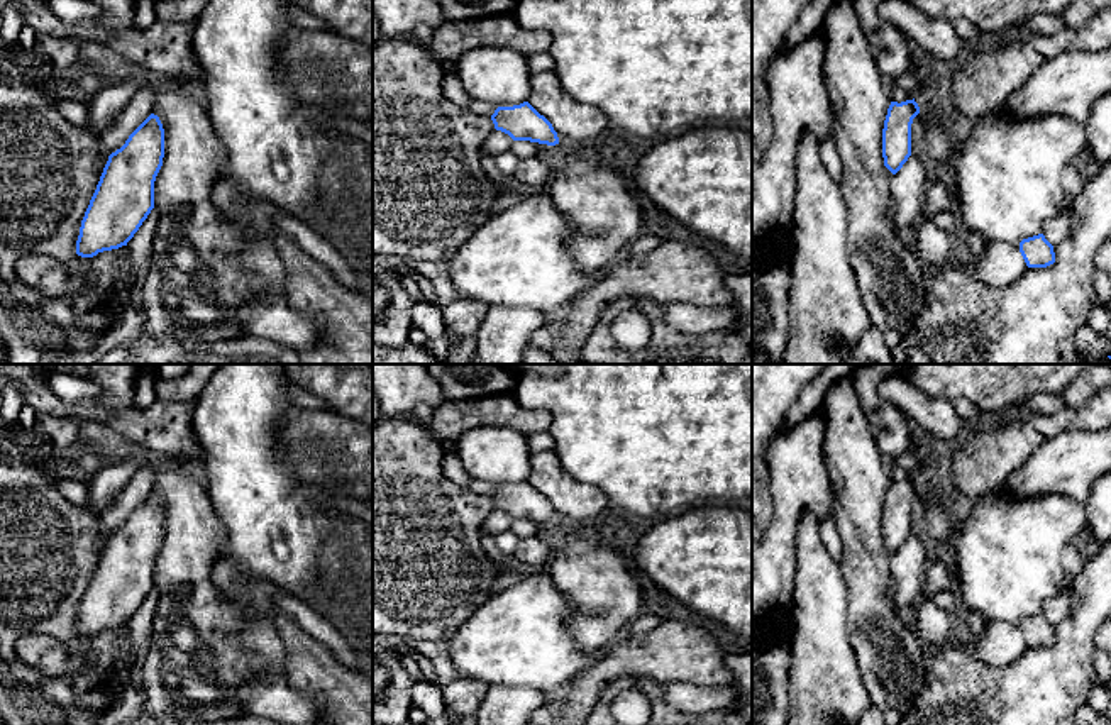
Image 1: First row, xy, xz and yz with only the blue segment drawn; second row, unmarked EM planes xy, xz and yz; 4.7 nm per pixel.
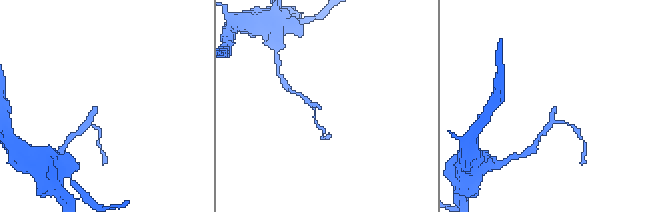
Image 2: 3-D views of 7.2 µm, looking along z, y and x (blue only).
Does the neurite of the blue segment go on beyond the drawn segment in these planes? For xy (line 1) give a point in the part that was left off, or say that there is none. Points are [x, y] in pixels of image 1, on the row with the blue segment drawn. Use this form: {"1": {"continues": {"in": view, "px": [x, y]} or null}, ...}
{"1": {"continues": null}}

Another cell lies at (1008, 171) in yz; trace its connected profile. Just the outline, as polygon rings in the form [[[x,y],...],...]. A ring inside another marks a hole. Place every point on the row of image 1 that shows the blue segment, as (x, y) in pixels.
[[[1003,105],[987,110],[957,151],[955,196],[960,222],[986,244],[1008,242],[1020,249],[1023,239],[1042,234],[1047,219],[1060,213],[1067,202],[1062,173],[1087,146],[1086,124],[1060,115],[1009,117]]]

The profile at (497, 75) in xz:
[[[476,47],[452,66],[471,98],[513,107],[530,98],[527,56],[506,47]]]

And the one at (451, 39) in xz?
[[[513,15],[444,20],[437,27],[420,25],[412,39],[428,49],[447,68],[476,47],[506,47],[528,56],[549,53],[552,44],[552,36],[547,30],[525,30]]]

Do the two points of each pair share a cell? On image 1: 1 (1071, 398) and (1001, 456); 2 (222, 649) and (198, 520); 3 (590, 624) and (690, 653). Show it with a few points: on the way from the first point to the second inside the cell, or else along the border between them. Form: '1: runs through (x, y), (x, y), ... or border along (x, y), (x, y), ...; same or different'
1: border along (1093, 395), (1079, 405), (1066, 407); different
2: runs through (197, 617), (197, 553); same
3: border along (625, 636), (607, 651); different

